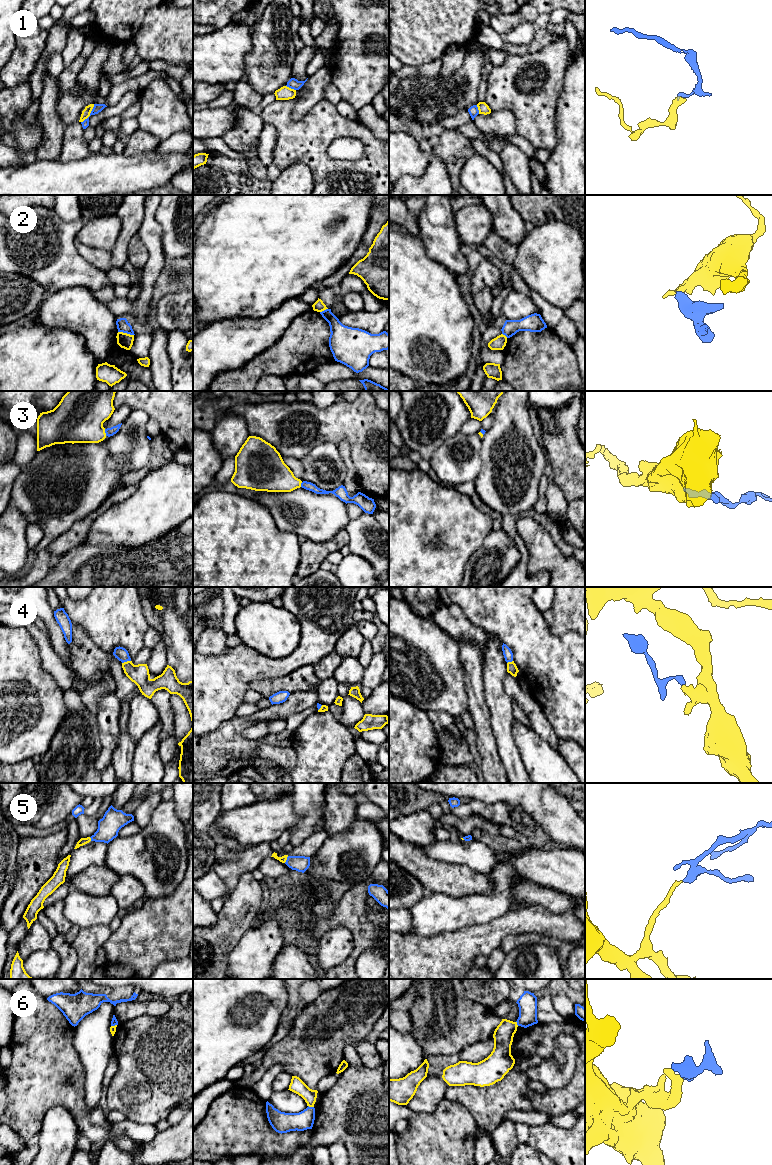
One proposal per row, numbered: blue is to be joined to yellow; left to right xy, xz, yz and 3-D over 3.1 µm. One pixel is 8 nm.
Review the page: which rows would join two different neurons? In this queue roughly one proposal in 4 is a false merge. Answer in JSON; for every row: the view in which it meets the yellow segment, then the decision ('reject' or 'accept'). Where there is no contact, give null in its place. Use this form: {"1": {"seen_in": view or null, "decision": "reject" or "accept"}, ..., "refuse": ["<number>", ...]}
{"1": {"seen_in": "xy", "decision": "reject"}, "2": {"seen_in": "xy", "decision": "reject"}, "3": {"seen_in": "xy", "decision": "accept"}, "4": {"seen_in": "xy", "decision": "reject"}, "5": {"seen_in": "xz", "decision": "accept"}, "6": {"seen_in": "xz", "decision": "reject"}, "refuse": ["1", "2", "4", "6"]}

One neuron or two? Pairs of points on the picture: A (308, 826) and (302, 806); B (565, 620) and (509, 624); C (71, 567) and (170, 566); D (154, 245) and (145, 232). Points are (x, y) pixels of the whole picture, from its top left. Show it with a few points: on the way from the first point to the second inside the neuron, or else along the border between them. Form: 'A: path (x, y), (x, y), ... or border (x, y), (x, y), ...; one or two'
A: path (308, 821), (307, 811); one
B: border (549, 625), (549, 629), (555, 634), (573, 630); two
C: path (96, 567), (145, 567); one
D: path (153, 242), (148, 235); one

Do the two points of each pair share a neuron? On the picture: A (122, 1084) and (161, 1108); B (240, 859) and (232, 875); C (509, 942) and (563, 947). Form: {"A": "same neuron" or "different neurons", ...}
{"A": "same neuron", "B": "same neuron", "C": "same neuron"}

